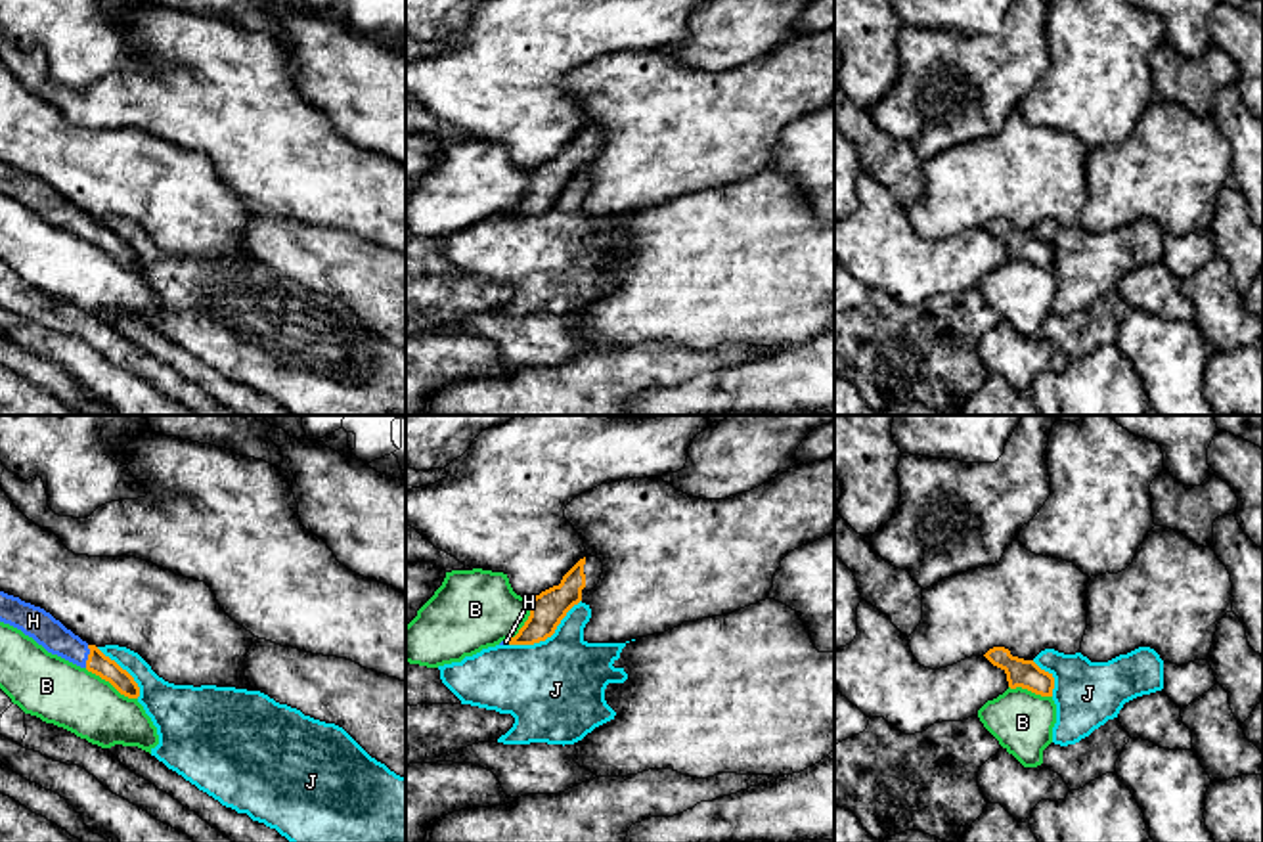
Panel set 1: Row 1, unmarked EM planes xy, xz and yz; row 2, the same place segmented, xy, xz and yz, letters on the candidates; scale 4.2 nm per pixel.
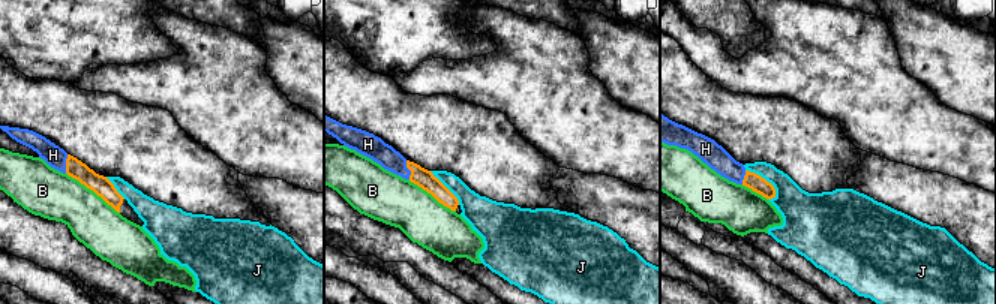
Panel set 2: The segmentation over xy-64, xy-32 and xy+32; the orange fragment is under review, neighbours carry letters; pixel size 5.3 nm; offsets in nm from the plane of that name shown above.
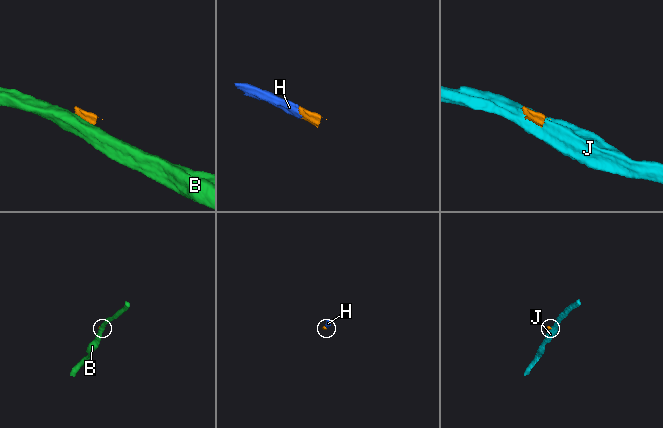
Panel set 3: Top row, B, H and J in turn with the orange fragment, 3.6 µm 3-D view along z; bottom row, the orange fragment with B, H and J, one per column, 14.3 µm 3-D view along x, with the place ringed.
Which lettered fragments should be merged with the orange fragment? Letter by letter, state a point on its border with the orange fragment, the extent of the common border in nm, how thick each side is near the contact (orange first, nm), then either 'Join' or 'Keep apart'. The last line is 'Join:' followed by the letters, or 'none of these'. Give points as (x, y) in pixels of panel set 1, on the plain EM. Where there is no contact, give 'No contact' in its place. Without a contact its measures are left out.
B: Touches orange at xy (111, 255). Shared border 260 nm. Thickness 90 nm (orange) against 280 nm. Keep apart
H: Touches orange at xy (88, 228). Shared border 100 nm. Thickness 90 nm (orange) against 130 nm. Join
J: Touches orange at xz (548, 207). Shared border 360 nm. Thickness 150 nm (orange) against 420 nm. Keep apart
Join: H

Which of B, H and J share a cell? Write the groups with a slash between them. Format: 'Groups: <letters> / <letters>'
Groups: B / H / J

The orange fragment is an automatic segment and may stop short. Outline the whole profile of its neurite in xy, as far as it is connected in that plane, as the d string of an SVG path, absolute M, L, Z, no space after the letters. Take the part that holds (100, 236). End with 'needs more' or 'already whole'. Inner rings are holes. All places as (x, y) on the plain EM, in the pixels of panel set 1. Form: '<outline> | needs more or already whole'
M0 163L0 193L21 201L48 224L109 253L121 266L128 270L140 268L140 258L126 241L105 228L96 216L82 212L44 180Z | needs more

